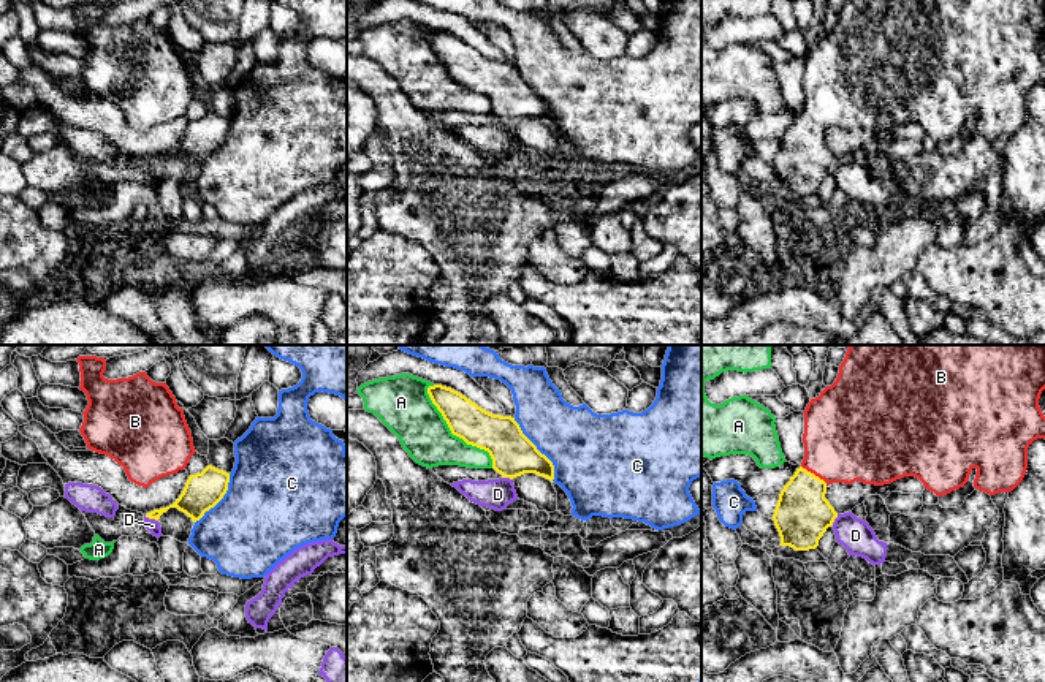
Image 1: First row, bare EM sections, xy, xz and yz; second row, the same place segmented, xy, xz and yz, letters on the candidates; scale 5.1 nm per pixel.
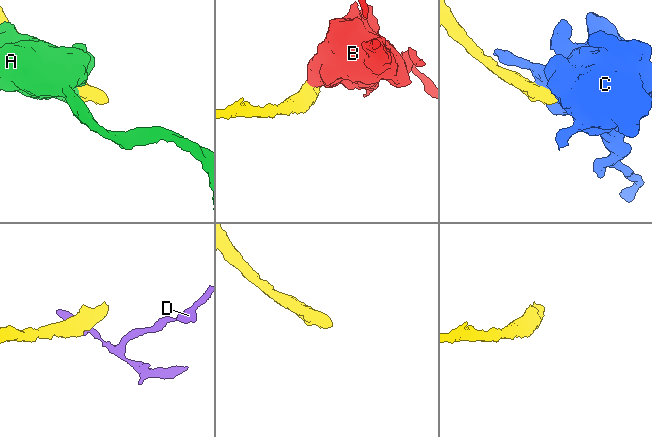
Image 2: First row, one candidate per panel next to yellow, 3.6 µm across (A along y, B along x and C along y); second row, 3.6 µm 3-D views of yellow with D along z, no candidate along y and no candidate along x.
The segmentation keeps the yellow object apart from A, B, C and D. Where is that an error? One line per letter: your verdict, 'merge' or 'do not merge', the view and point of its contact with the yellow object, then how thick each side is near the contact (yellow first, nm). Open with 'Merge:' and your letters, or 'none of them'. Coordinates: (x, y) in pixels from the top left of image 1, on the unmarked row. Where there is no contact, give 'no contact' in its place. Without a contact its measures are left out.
Merge: B
A: do not merge; contact xz (453, 79); calibres 200 and 260 nm
B: merge; contact yz (813, 119); calibres 280 and 440 nm
C: do not merge; contact xz (537, 95); calibres 220 and 380 nm
D: do not merge; contact xy (151, 163); calibres 160 and 70 nm

